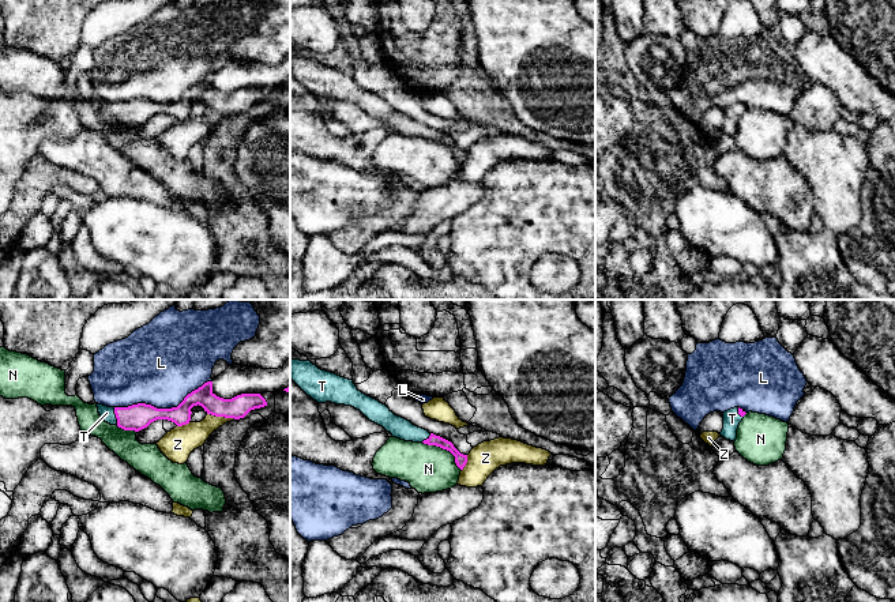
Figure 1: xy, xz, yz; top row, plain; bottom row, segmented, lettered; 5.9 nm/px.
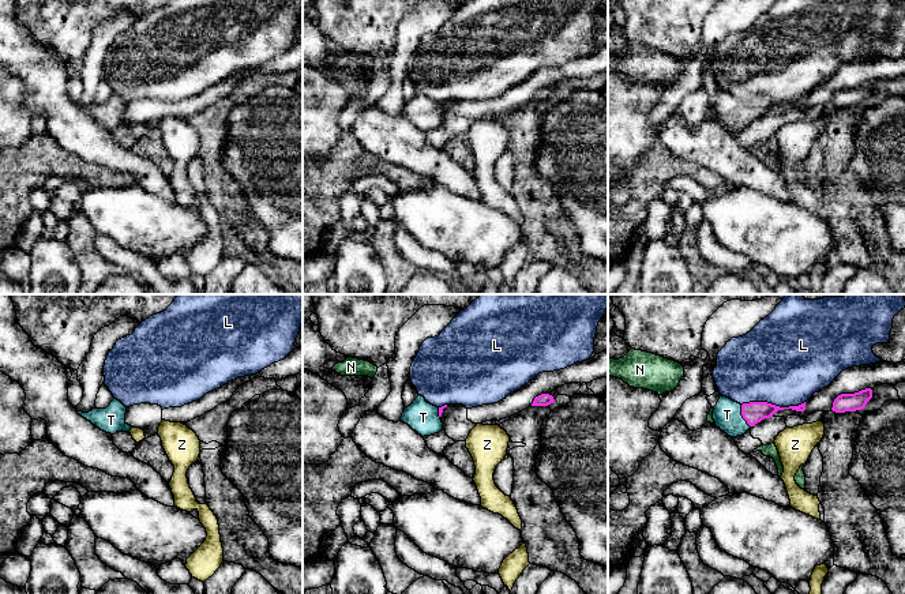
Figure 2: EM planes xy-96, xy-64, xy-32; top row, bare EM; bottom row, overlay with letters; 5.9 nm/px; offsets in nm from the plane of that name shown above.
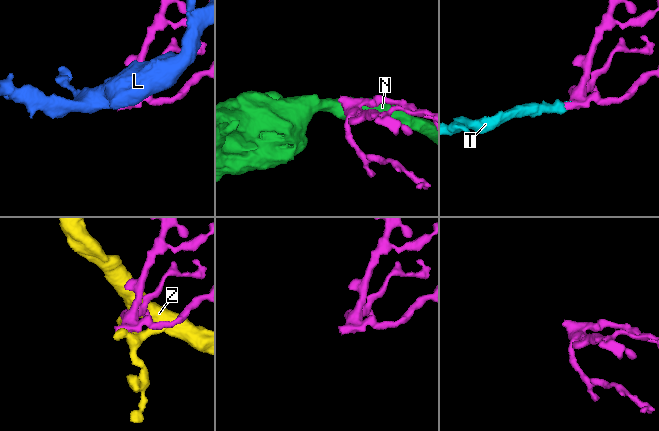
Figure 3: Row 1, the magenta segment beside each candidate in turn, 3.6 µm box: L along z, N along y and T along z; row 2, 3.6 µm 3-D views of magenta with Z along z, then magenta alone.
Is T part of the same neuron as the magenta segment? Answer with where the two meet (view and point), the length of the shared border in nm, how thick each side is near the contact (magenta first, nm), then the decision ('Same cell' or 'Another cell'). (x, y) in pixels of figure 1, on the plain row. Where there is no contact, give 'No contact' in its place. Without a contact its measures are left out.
Touches magenta at xy (116, 111). Shared border 110 nm. Thickness 160 nm (magenta) against 80 nm. Same cell

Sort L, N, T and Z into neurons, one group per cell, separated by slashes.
L / N / T / Z

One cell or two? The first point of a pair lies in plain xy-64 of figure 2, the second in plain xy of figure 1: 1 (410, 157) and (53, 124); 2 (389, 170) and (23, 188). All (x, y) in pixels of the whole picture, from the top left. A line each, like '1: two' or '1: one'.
1: two
2: one

